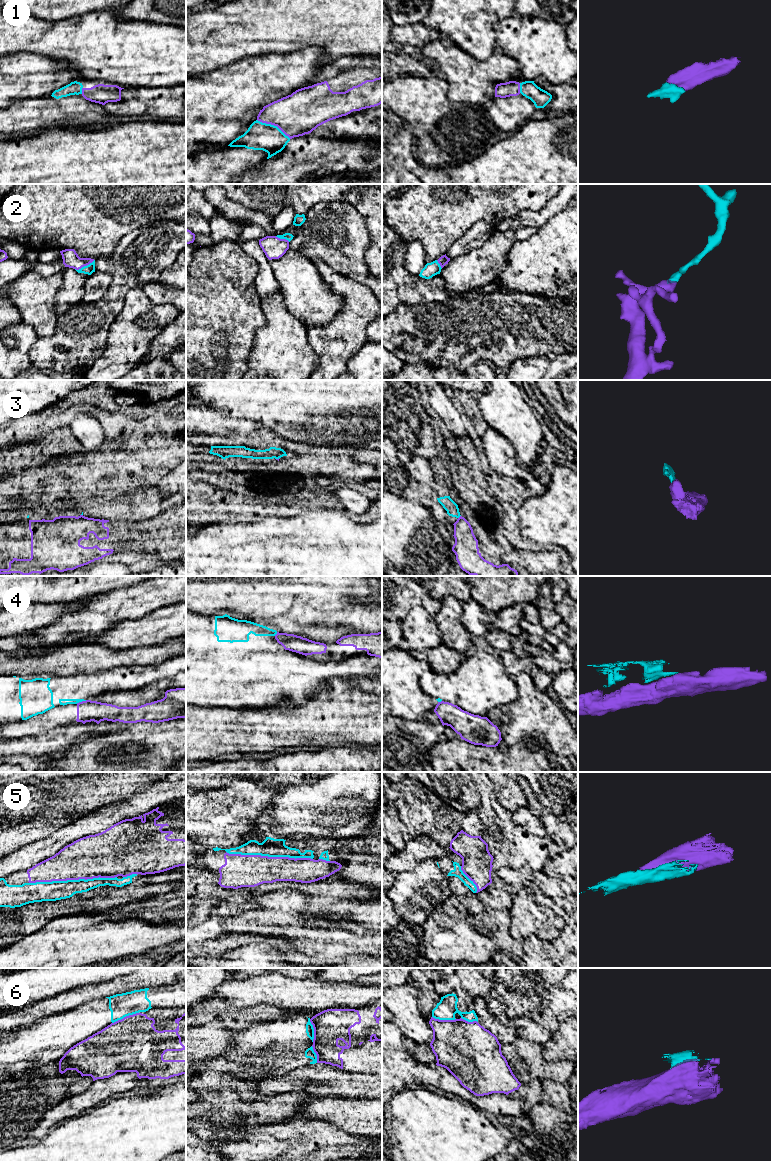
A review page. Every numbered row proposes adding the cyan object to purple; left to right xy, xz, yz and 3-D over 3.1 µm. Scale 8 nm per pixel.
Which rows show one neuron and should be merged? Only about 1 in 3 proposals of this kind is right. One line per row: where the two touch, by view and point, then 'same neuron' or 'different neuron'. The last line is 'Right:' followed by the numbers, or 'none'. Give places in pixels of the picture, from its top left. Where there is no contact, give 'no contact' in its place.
1: meets purple in xz at (274, 125); same neuron
2: meets purple in xy at (84, 265); same neuron
3: meets purple in yz at (459, 517); different neuron
4: meets purple in xy at (82, 701); different neuron
5: meets purple in xy at (72, 879); same neuron
6: meets purple in xy at (126, 1016); different neuron
Right: 1, 2, 5

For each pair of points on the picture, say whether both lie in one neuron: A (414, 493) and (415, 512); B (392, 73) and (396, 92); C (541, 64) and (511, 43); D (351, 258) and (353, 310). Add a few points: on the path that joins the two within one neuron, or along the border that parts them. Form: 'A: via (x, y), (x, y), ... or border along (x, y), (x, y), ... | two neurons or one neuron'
A: border along (403, 495), (406, 498), (418, 500), (430, 509) | two neurons
B: border along (416, 76), (401, 75), (392, 79) | two neurons
C: via (534, 57), (518, 43) | one neuron
D: border along (331, 268), (367, 286), (371, 291) | two neurons

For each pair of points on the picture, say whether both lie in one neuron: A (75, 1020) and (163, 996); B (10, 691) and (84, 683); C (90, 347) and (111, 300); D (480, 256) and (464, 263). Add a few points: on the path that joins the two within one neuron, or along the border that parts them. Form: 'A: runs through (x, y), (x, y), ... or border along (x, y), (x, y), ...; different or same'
A: runs through (97, 1014), (119, 1011), (127, 1003), (141, 1000); same
B: runs through (28, 689), (66, 689); same
C: runs through (90, 335), (90, 325), (103, 312); same
D: runs through (476, 260), (473, 263), (468, 263); same

